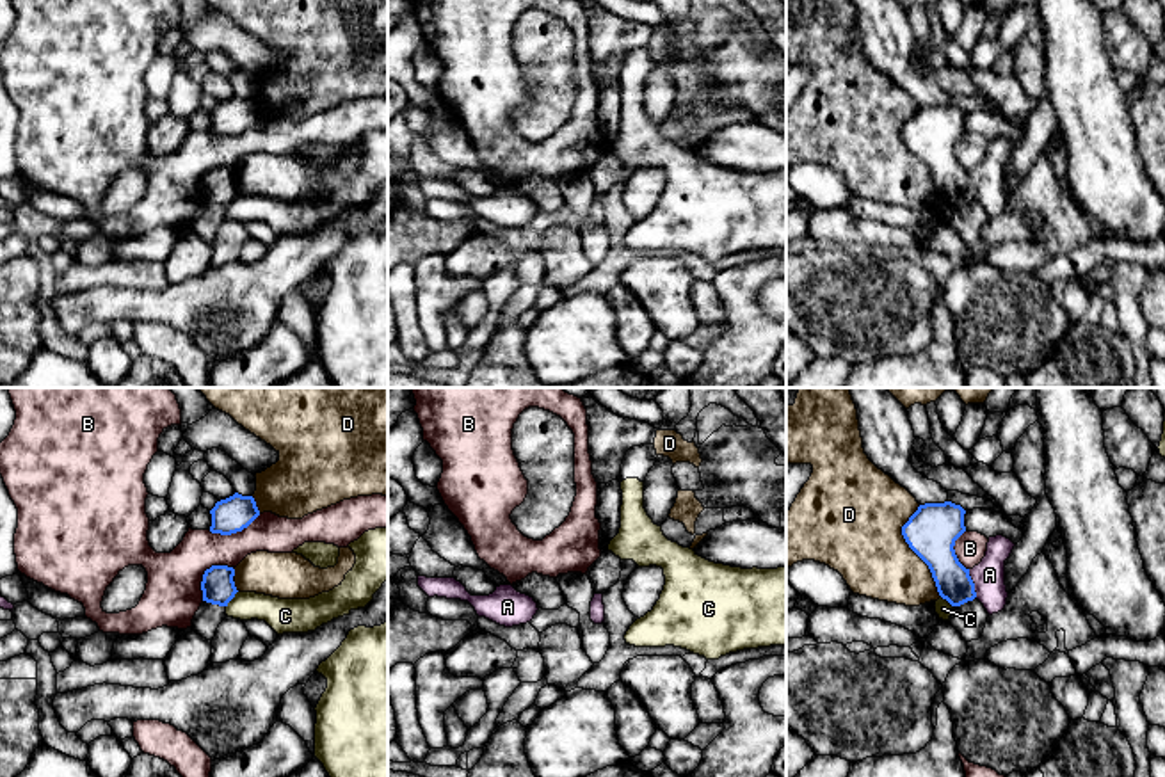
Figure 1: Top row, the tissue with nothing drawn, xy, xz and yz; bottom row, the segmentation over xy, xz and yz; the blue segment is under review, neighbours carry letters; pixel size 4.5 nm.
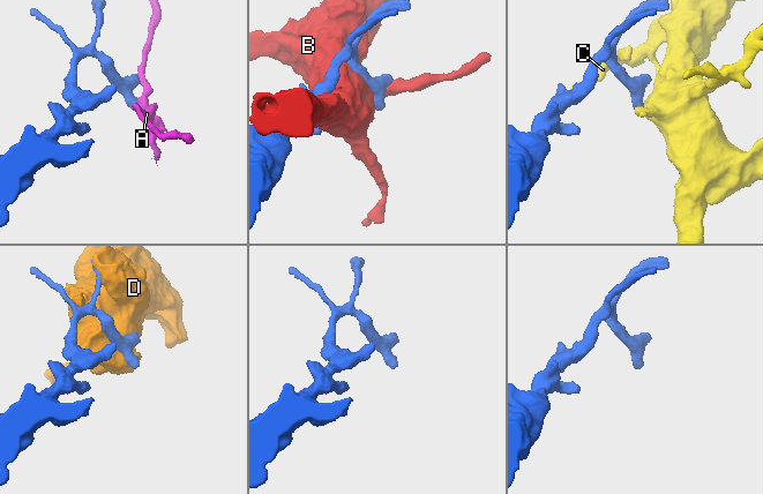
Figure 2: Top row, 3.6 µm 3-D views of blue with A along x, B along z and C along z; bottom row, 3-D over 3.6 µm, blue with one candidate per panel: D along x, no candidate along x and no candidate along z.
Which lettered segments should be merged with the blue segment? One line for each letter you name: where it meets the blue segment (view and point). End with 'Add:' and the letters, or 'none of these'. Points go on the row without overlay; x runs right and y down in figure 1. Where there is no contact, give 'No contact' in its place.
Add: none of these

